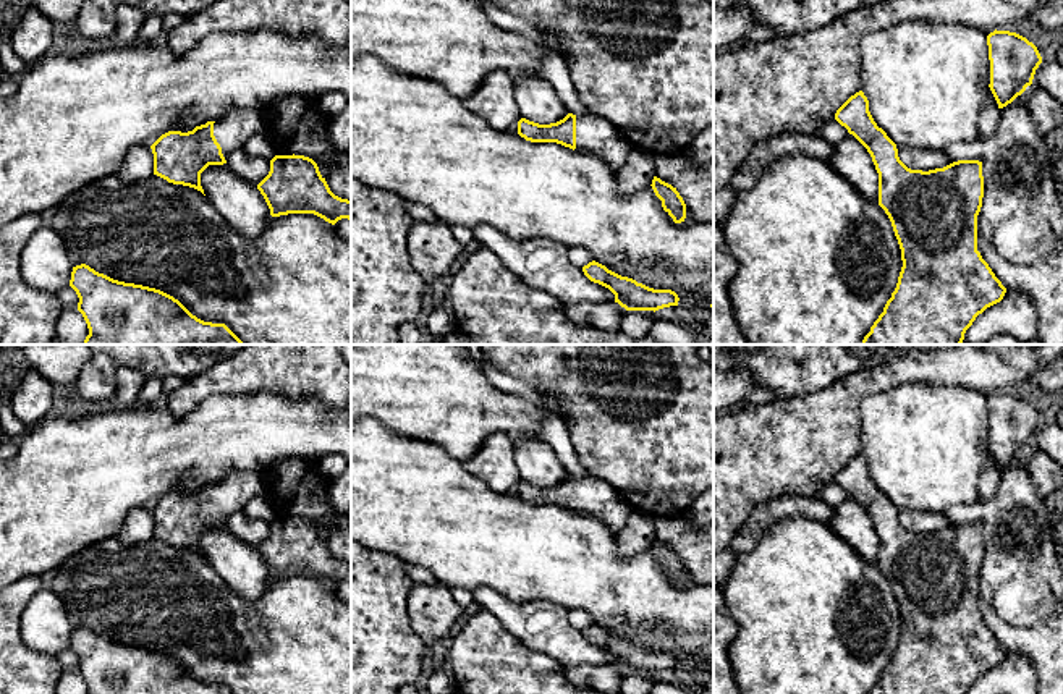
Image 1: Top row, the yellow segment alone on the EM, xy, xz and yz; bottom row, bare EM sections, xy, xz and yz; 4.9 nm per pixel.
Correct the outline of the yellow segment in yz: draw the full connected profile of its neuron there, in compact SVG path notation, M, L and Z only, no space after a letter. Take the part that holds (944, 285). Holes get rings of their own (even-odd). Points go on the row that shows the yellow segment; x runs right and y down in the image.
M862 91L836 110L835 120L872 157L879 173L879 205L891 222L903 260L891 298L861 345L961 345L976 317L1006 293L977 251L982 162L958 160L929 171L908 168L898 157L896 144L874 121Z

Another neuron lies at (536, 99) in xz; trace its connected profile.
M523 76L515 83L515 102L521 118L539 125L550 125L568 115L555 89L539 76Z

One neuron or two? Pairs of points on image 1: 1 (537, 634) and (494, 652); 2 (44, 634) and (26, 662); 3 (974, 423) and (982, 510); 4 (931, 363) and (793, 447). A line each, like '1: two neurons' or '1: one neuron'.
1: two neurons
2: two neurons
3: two neurons
4: one neuron

